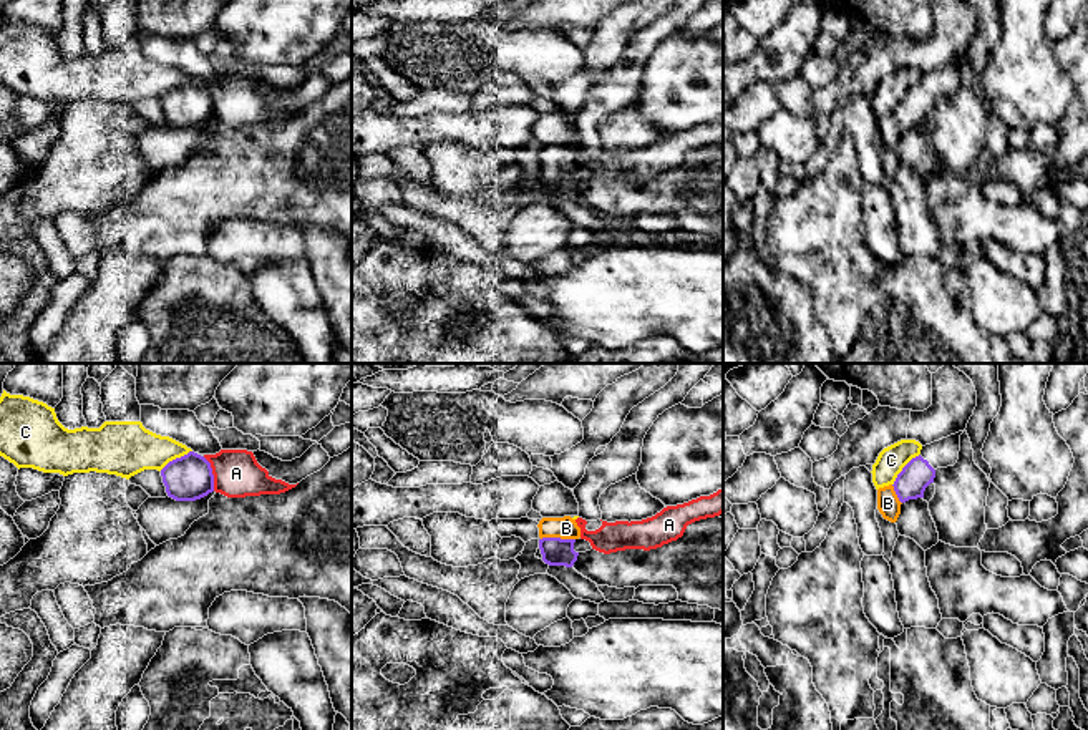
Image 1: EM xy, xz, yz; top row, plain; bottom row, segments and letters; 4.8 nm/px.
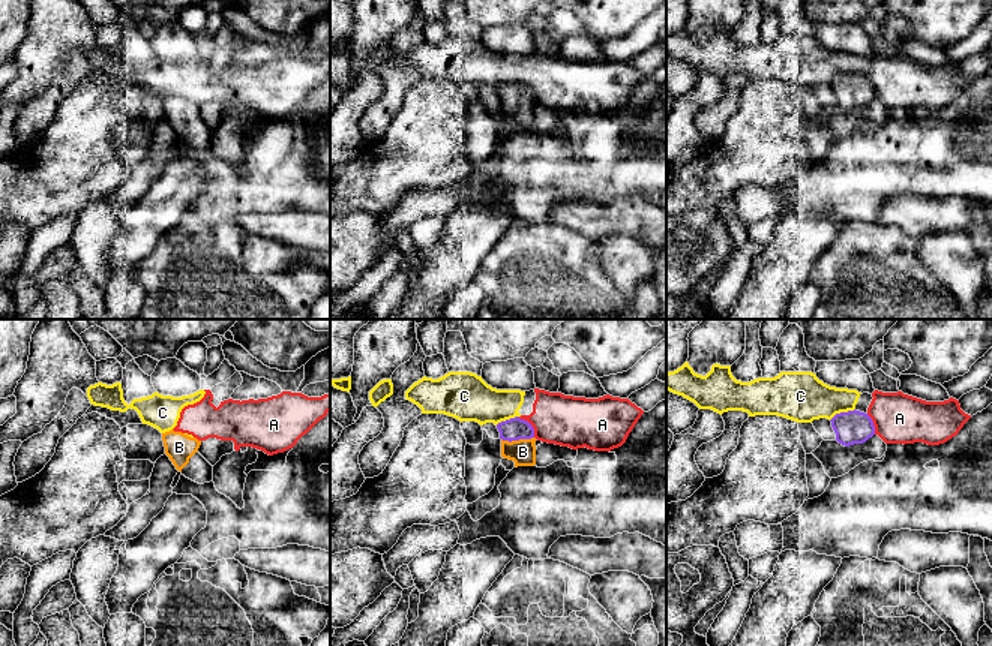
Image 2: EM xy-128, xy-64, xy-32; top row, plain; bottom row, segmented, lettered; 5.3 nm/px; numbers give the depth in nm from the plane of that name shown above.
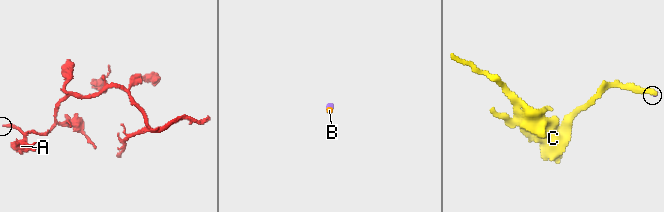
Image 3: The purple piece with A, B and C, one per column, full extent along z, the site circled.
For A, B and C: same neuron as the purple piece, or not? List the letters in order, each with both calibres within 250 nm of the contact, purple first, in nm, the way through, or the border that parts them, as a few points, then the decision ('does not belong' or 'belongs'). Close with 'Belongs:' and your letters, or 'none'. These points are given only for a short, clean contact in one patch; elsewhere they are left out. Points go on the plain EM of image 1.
A: 220/220 nm | along xy (203, 85), (209, 92), (214, 118) | does not belong
B: 140/110 nm | across xz (556, 180), (558, 166), (566, 156) | belongs
C: 150/140 nm | along yz (919, 82), (903, 97), (893, 113) | does not belong
Belongs: B

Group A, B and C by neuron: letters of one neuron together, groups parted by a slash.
A C / B

